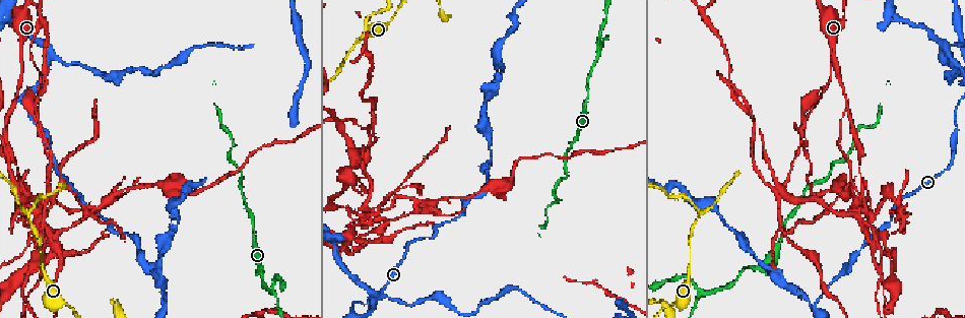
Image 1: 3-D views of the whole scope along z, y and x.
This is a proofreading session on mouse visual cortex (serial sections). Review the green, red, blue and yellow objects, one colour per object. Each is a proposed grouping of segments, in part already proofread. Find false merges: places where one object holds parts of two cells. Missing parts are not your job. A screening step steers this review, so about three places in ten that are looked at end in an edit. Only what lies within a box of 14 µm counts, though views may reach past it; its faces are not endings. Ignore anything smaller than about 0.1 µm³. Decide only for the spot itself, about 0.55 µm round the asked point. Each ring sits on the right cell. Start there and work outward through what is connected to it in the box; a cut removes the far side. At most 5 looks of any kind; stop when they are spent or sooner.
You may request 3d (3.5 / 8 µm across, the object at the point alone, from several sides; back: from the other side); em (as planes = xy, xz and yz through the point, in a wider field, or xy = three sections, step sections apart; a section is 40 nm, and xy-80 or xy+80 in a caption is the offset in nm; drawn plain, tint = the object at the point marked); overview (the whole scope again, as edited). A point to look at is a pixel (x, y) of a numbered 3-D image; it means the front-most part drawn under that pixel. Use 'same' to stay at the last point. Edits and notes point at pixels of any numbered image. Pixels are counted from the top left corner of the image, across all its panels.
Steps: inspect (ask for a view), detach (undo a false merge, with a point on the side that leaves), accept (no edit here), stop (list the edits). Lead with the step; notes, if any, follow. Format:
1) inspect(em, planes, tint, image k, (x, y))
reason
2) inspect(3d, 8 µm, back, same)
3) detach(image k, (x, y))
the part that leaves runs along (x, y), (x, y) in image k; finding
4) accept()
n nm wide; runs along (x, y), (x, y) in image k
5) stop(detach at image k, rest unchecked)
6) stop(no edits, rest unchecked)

inspect(3d, 8 µm, image 1, (16, 168))
thin neck

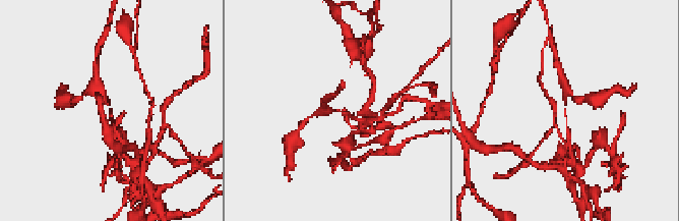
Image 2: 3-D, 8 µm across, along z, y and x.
inspect(em, planes, tint, image 2, (335, 110))
arms of 150, 300 nm; now the EM

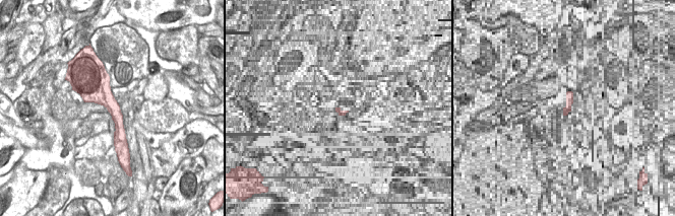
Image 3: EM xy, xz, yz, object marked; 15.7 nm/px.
accept()
runs along (104, 79), (118, 142) in image 3; one cell here

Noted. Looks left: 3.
inspect(3d, 3.5 µm, image 1, (53, 57))
a fork

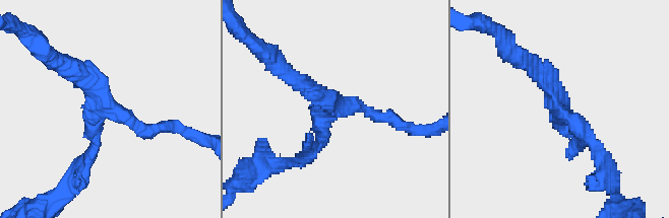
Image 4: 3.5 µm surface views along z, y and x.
inspect(em, xy, step 5, tint, image 4, (333, 110))
3 arms; arms of 200, 200, 250 nm

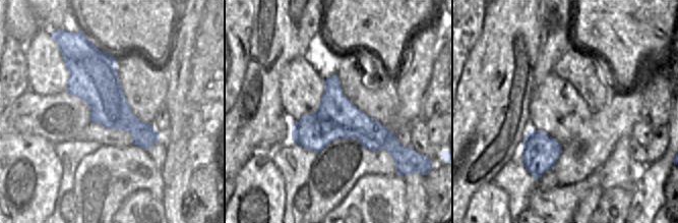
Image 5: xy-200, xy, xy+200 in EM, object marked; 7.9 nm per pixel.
inspect(em, xy, step 1, tint, same)
another direction

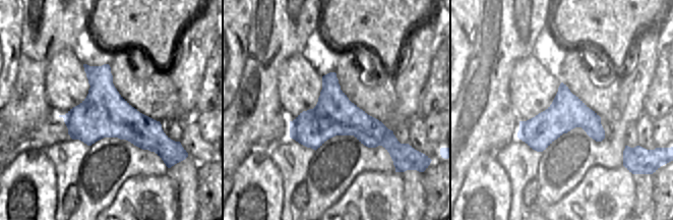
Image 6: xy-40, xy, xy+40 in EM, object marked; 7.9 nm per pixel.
accept()
runs along (600, 155), (533, 62) in image 4; all the same cell

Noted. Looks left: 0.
stop(no edits, rest unchecked)

